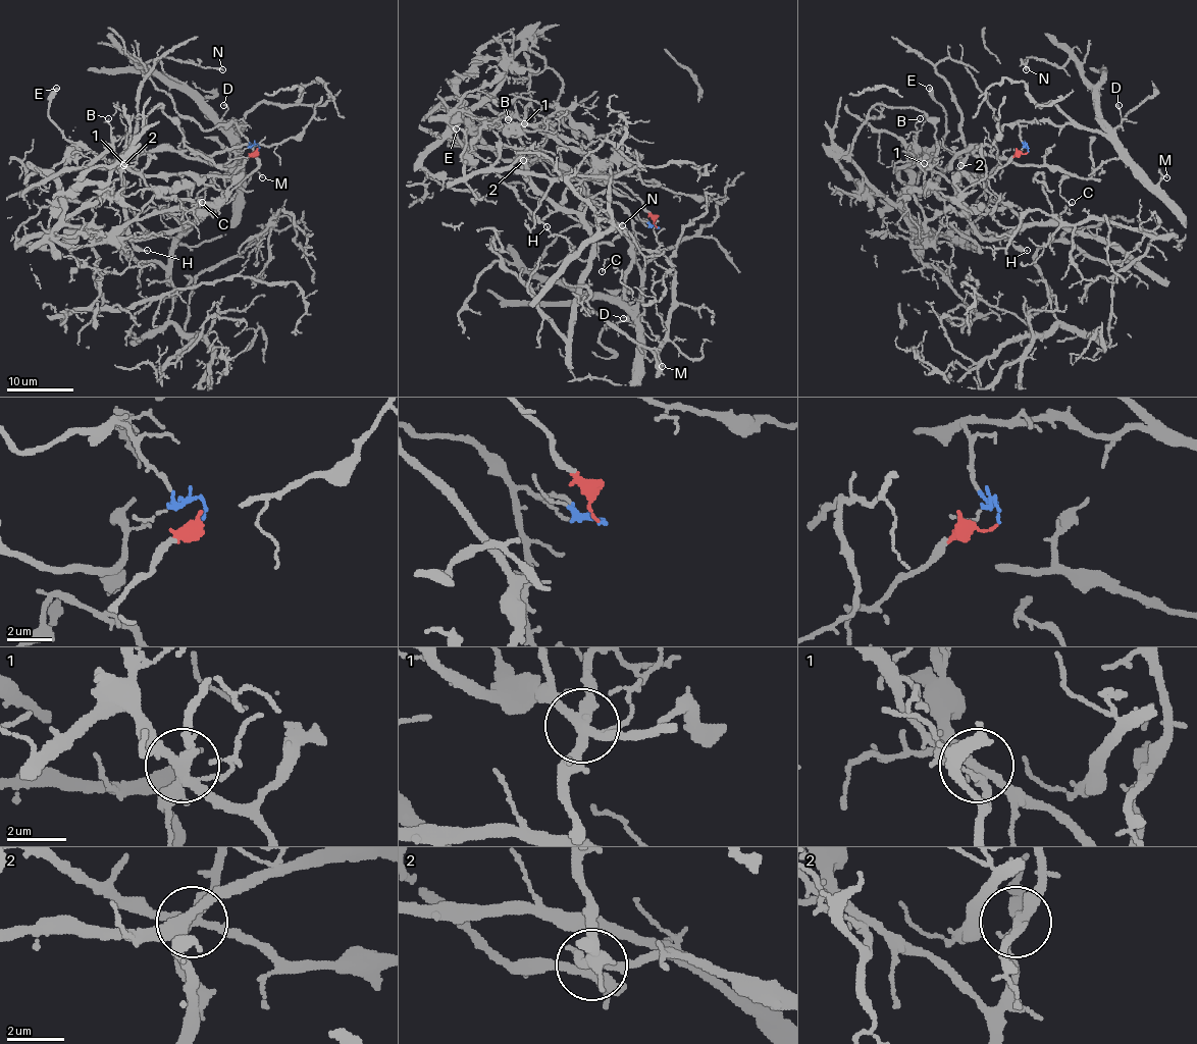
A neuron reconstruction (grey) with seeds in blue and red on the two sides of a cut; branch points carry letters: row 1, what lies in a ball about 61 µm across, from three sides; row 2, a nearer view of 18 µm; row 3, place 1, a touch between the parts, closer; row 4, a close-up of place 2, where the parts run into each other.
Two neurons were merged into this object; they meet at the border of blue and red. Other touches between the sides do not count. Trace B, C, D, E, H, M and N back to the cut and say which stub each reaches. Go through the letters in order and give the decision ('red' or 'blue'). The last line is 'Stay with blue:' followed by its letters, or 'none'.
B: red
C: red
D: blue
E: red
H: red
M: blue
N: blue
Stay with blue: D, M, N

